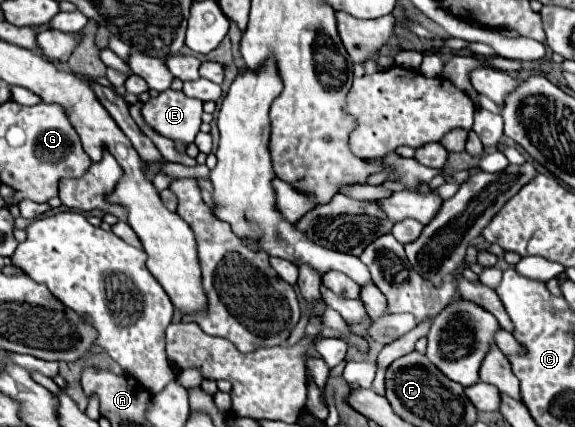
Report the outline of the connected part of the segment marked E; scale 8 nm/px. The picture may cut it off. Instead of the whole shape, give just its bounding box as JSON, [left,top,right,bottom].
[142,89,202,147]

